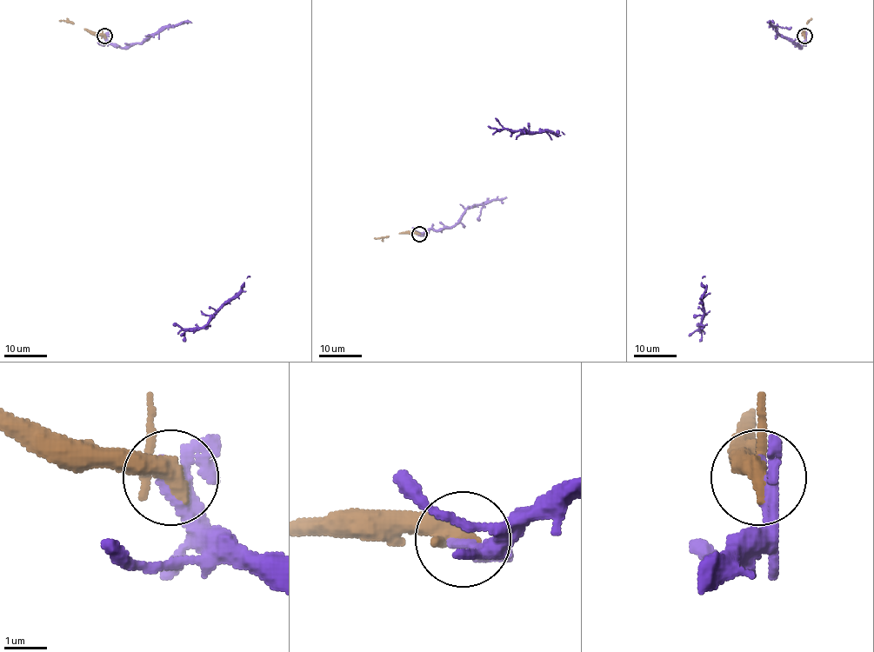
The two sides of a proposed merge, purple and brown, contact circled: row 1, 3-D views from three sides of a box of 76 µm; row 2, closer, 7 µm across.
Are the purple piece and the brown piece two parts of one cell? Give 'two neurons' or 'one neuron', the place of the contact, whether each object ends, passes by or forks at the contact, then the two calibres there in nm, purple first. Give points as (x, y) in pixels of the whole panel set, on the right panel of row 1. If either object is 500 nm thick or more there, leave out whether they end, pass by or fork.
one neuron | (804, 36) | purple forks | brown passes by | 240/400 nm

